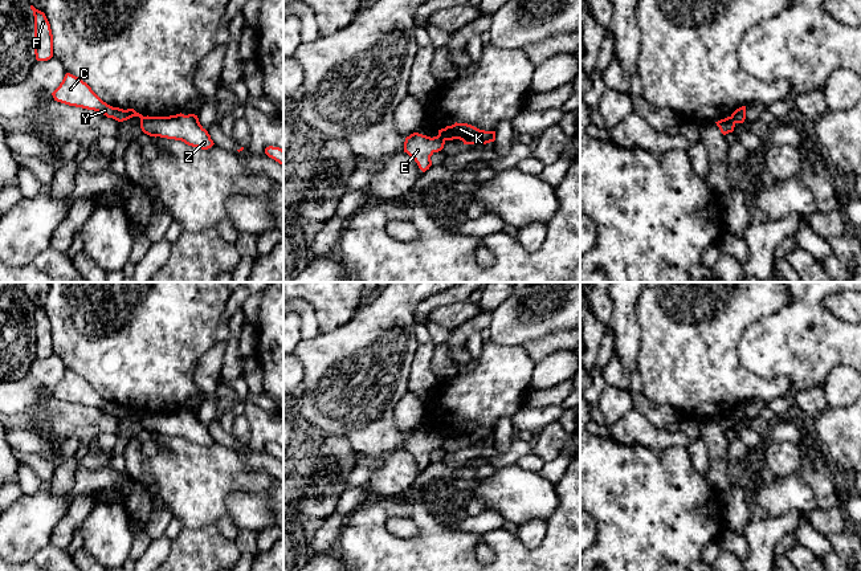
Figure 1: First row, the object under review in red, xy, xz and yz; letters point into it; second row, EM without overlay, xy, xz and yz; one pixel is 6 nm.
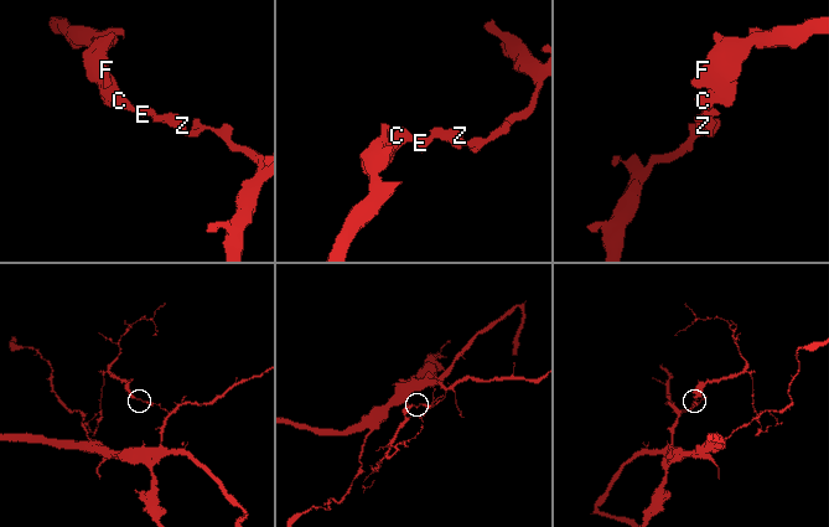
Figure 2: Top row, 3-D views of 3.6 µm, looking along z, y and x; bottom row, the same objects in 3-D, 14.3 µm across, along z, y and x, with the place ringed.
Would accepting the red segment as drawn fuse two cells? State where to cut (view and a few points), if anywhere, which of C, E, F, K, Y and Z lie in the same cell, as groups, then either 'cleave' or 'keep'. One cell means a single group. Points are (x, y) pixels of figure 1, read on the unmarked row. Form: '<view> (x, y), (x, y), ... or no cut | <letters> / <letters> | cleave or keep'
xz (437, 432), (444, 437) | C E F Y / K Z | cleave

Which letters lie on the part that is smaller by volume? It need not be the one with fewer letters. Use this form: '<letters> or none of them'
C, E, F, Y

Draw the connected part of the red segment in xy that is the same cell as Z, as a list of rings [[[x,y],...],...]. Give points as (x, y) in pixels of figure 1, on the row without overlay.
[[[176,411],[170,413],[143,413],[140,425],[150,433],[181,437],[188,442],[201,446],[211,445],[215,440],[208,428],[200,421],[195,411]]]

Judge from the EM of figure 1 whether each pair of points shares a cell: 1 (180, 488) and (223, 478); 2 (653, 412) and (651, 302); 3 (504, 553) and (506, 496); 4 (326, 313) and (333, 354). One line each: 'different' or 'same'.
1: same
2: different
3: different
4: different

